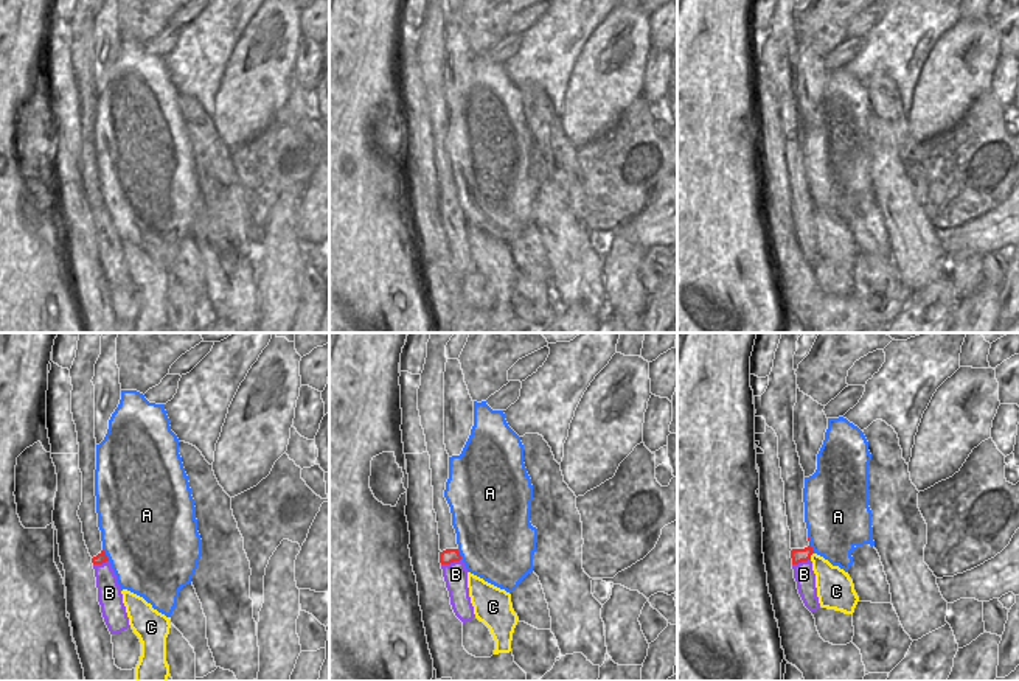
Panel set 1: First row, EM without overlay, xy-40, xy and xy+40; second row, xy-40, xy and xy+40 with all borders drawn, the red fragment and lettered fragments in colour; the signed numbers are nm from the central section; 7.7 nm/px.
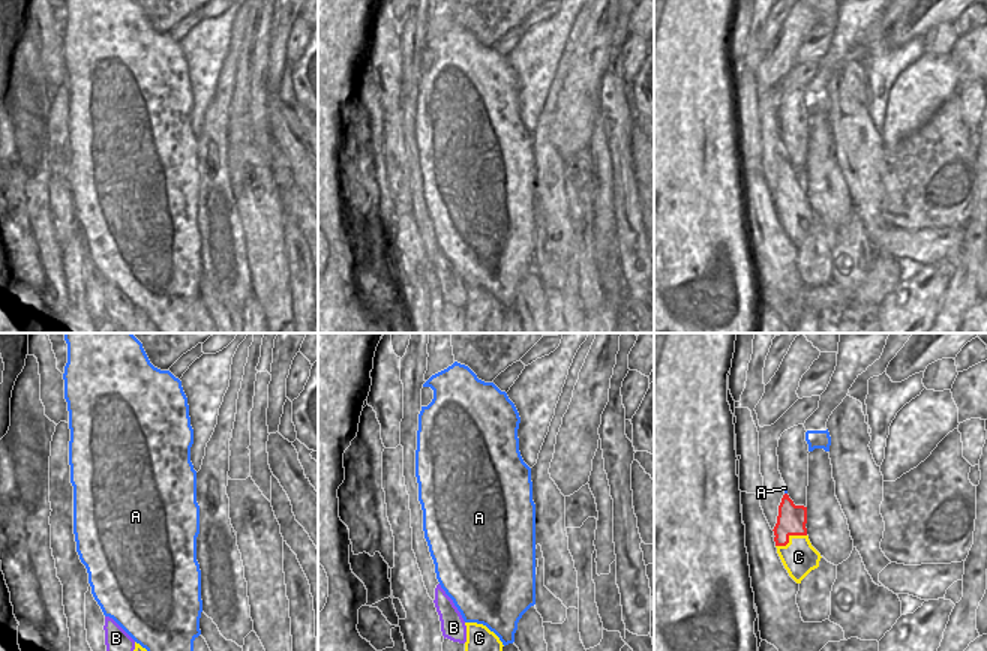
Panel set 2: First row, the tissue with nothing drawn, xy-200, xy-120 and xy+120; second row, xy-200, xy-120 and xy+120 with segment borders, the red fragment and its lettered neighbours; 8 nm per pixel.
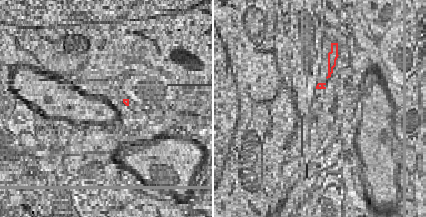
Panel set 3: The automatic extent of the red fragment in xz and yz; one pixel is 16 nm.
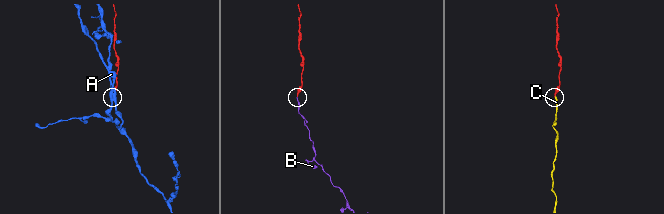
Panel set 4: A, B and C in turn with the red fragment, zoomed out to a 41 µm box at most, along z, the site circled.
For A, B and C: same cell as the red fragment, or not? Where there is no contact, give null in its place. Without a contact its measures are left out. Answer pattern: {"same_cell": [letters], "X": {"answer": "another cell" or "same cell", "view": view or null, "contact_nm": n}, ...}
{"same_cell": ["C"], "A": {"answer": "another cell", "view": "xy+40", "contact_nm": 140}, "B": {"answer": "another cell", "view": "xy", "contact_nm": 160}, "C": {"answer": "same cell", "view": "xy+40", "contact_nm": 70}}

